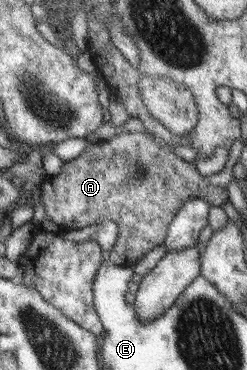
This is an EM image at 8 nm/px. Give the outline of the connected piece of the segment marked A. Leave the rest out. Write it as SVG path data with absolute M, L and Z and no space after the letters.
M119 129L110 140L90 140L81 156L64 161L62 171L44 178L39 187L47 215L64 230L79 230L107 220L115 222L119 232L108 259L126 270L155 246L164 245L168 227L186 200L203 197L215 206L222 206L225 201L229 201L226 188L208 183L195 164L160 147L146 133L123 129Z

